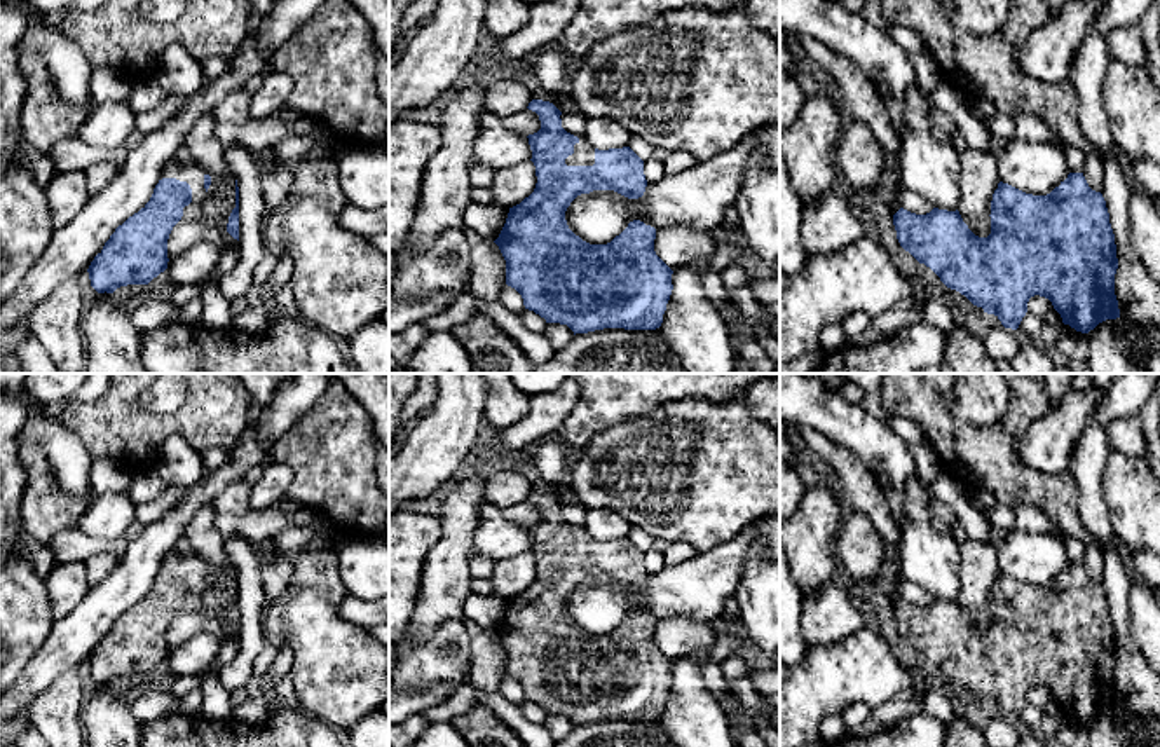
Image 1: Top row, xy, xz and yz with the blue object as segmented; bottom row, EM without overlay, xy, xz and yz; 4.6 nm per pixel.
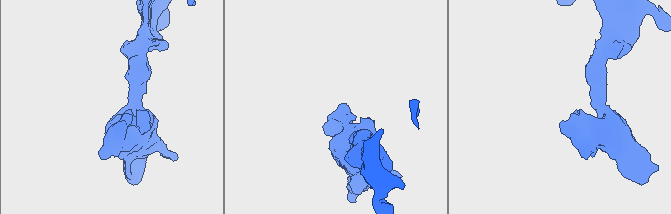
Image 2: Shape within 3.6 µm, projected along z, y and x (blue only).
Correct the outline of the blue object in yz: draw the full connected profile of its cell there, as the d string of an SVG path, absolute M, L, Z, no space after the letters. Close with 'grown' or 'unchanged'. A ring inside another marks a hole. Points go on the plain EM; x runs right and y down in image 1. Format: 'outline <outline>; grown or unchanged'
outline M1069 564L1047 586L1026 585L1000 572L989 607L987 628L975 627L958 600L933 599L926 606L916 606L900 599L893 606L893 616L905 642L930 658L947 679L994 705L1005 719L1019 719L1034 686L1048 689L1062 714L1082 724L1120 709L1115 686L1118 649L1109 604L1102 585L1088 578L1083 564Z; unchanged

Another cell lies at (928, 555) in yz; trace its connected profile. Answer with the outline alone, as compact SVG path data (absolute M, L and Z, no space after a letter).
M921 440L911 445L916 473L904 489L905 525L900 529L898 559L904 578L921 585L933 599L956 602L959 546L931 511L930 485L944 469L933 447Z

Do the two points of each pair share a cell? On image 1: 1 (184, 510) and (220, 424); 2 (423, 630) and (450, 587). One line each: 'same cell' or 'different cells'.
1: different cells
2: same cell

